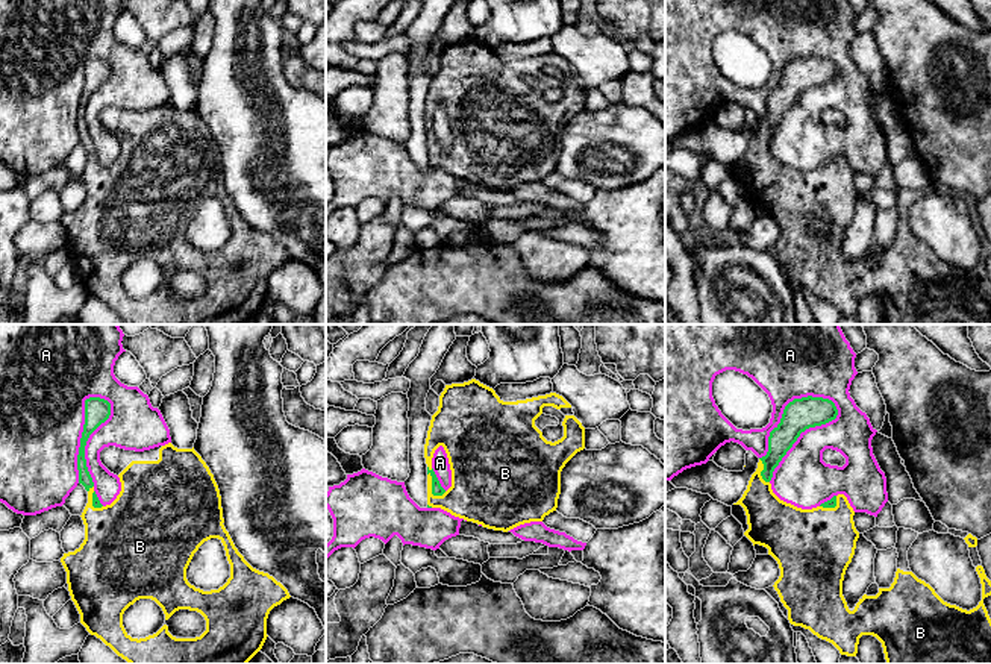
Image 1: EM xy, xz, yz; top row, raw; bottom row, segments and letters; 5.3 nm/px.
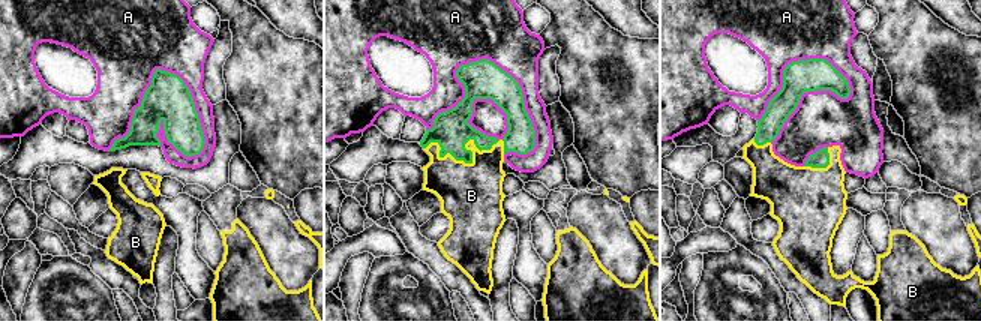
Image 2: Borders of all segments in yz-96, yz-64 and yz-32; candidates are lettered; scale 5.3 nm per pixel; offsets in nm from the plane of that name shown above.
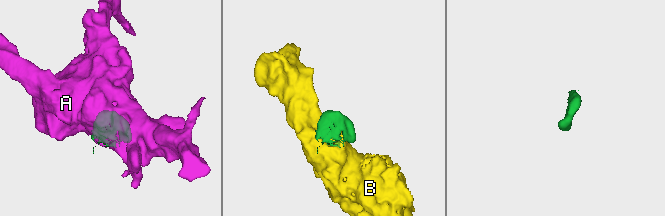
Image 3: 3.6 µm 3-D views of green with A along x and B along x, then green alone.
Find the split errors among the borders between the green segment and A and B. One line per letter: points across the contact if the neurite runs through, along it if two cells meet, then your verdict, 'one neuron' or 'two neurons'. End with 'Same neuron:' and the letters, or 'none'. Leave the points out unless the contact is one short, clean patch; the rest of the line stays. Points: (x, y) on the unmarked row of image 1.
A: two neurons
B: one neuron
Same neuron: B

